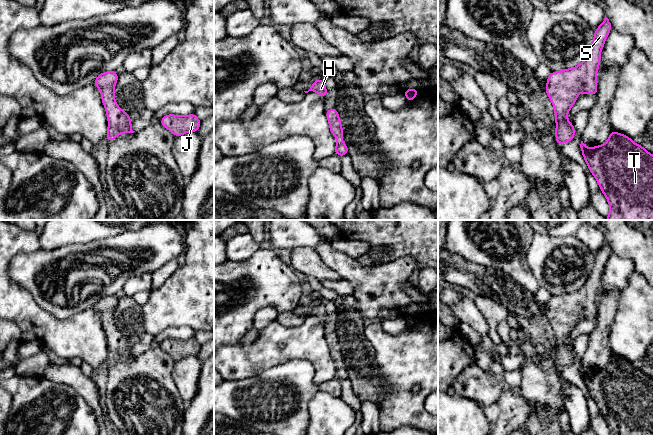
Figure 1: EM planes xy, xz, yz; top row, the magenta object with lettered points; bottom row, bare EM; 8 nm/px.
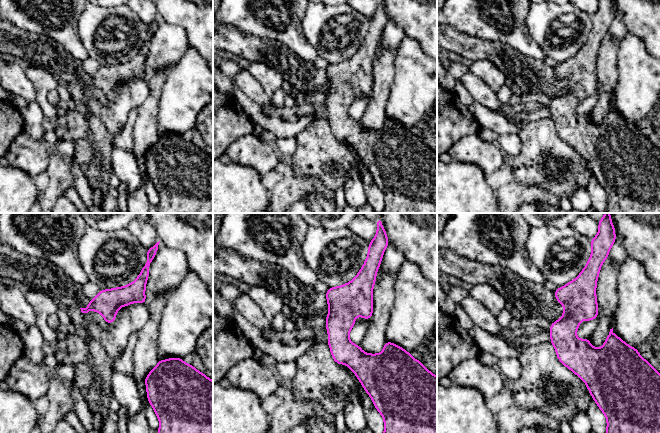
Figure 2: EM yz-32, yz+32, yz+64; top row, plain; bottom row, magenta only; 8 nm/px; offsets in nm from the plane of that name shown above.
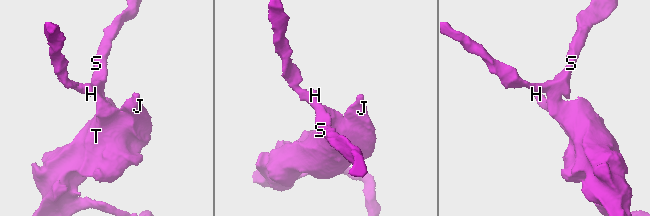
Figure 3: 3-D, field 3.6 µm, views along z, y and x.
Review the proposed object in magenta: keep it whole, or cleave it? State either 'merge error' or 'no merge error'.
no merge error

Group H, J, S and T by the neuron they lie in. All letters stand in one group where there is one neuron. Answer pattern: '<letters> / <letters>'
H J S T

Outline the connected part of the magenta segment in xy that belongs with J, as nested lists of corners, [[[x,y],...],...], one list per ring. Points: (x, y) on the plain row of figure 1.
[[[194,337],[187,340],[168,338],[160,344],[160,347],[179,361],[187,356],[198,356],[201,345]]]

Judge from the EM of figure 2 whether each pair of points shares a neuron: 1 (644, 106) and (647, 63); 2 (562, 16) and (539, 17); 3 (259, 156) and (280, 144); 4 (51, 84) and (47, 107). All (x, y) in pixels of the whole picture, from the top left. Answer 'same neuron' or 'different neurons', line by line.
1: same neuron
2: same neuron
3: different neurons
4: same neuron

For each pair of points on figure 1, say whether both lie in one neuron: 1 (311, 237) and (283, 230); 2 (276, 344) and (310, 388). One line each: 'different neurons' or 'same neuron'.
1: same neuron
2: different neurons

